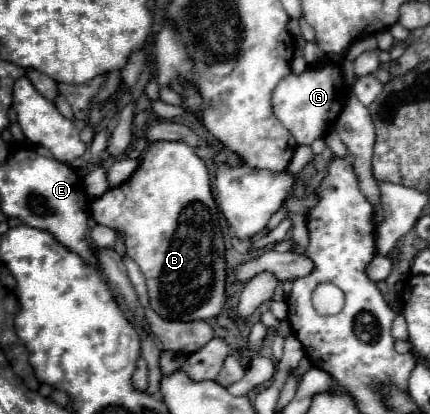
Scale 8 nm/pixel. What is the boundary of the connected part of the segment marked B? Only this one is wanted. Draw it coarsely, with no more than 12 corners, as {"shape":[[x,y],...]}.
{"shape":[[155,142],[91,202],[163,320],[223,312],[209,170]]}

